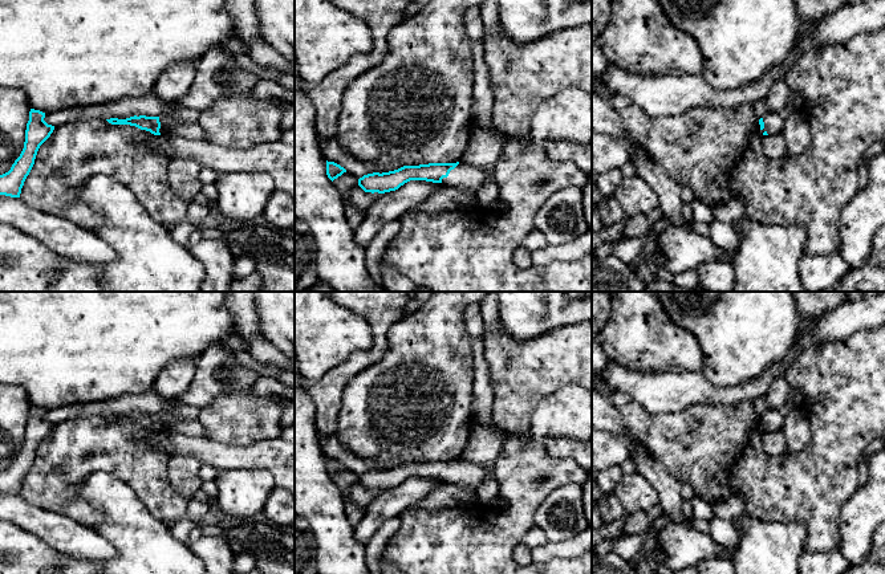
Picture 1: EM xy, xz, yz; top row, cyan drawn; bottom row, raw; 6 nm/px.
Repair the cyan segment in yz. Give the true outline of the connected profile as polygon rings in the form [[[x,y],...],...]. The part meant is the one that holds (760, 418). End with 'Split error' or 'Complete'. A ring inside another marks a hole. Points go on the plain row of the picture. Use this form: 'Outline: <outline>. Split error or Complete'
Outline: [[[791,388],[791,395],[782,408],[768,408],[759,416],[762,431],[772,432],[780,430],[785,415],[793,408],[803,407],[803,399],[804,396],[797,388]]]. Split error

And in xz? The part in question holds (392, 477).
Outline: [[[429,460],[419,463],[403,463],[389,469],[373,469],[358,476],[358,483],[365,489],[385,490],[398,487],[410,477],[426,477],[443,480],[444,483],[456,484],[476,489],[487,471],[479,465],[464,460]]]. Split error

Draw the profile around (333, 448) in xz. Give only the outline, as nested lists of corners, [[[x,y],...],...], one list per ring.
[[[330,435],[328,436],[326,441],[321,447],[324,455],[328,459],[334,459],[344,464],[346,469],[354,472],[356,475],[362,475],[364,472],[373,471],[373,469],[389,469],[390,465],[386,463],[378,463],[375,460],[366,460],[362,459],[353,452],[350,452],[338,439],[338,436]]]

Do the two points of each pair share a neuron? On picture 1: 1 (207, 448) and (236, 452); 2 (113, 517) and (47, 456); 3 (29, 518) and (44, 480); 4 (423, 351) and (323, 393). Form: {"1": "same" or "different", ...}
{"1": "same", "2": "different", "3": "different", "4": "different"}

